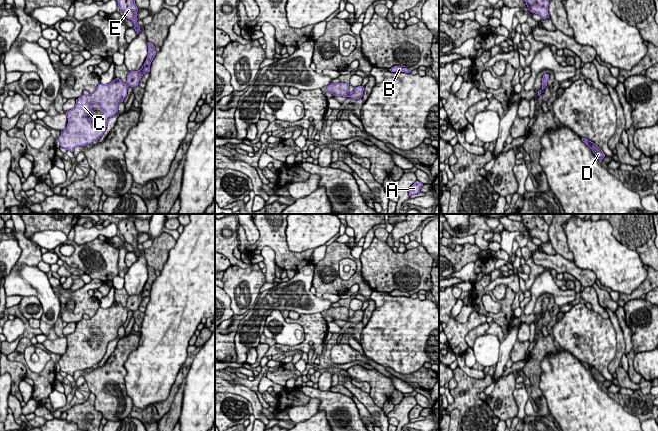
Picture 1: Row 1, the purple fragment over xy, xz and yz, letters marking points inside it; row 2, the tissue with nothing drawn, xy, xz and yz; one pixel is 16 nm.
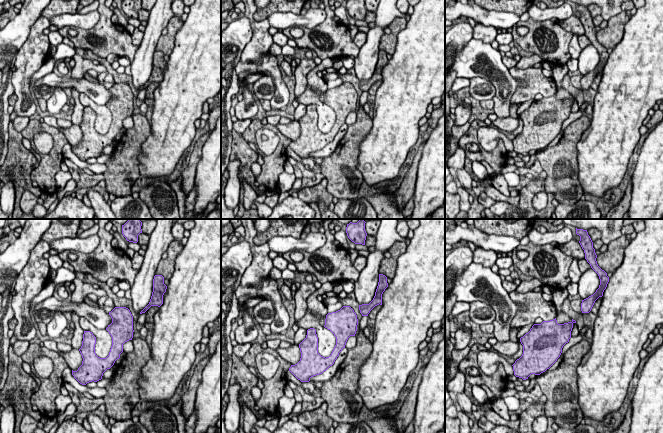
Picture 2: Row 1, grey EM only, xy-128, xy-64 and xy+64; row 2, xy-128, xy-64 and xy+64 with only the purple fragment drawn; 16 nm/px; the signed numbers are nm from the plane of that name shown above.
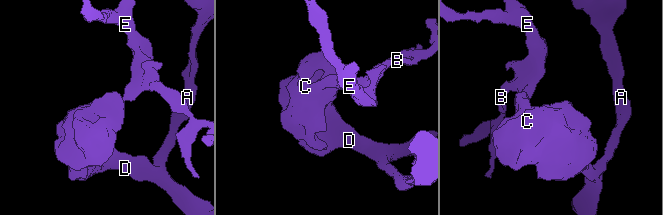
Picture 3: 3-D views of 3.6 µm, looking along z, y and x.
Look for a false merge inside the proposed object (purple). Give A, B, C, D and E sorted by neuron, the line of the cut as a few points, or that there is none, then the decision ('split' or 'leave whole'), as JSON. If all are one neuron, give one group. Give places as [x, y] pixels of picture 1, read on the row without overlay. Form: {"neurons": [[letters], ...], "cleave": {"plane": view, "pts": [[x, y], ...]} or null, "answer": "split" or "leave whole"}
{"neurons": [["A", "B", "C", "D", "E"]], "cleave": null, "answer": "leave whole"}

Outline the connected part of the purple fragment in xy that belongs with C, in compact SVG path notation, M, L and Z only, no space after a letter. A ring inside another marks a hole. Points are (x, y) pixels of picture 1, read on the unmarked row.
M152 267L147 269L148 279L144 289L138 295L129 296L125 307L116 302L109 308L99 308L90 319L82 319L76 324L75 331L66 336L68 348L58 362L61 371L73 376L76 371L92 368L103 359L108 344L118 336L118 329L127 320L128 311L138 310L142 300L150 296L150 288L157 276ZM92 327L99 328L103 335L97 348L90 345L94 338Z

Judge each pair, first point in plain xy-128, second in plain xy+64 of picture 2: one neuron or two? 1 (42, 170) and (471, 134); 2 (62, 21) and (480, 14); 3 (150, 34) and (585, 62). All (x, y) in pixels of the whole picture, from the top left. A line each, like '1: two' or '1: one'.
1: one
2: one
3: one

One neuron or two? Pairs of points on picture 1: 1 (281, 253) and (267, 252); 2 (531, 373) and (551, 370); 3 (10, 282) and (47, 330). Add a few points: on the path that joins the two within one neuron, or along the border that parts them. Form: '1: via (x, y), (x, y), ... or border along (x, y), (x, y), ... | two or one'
1: border along (263, 246), (269, 246), (273, 250), (276, 265) | two
2: border along (556, 352), (540, 365), (544, 394) | two
3: border along (40, 319), (53, 325) | two

